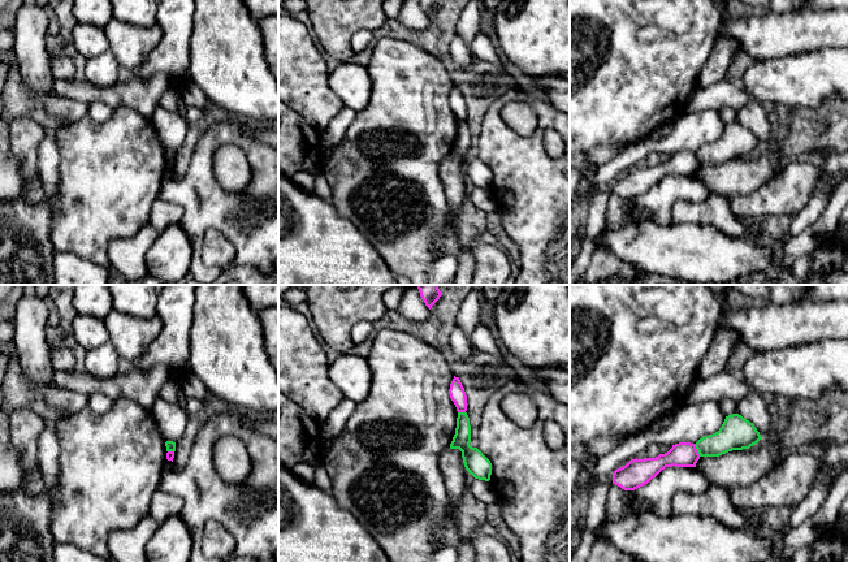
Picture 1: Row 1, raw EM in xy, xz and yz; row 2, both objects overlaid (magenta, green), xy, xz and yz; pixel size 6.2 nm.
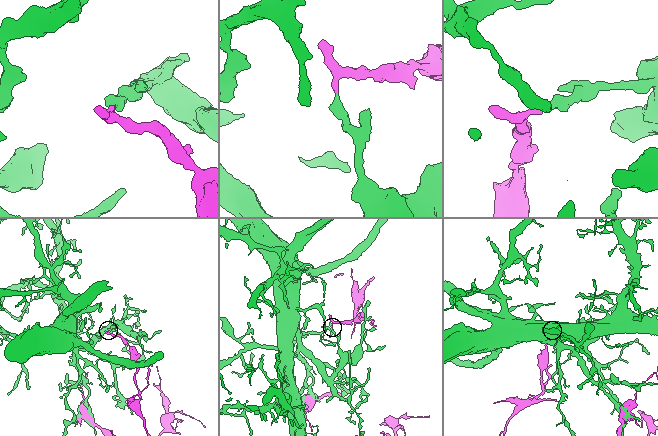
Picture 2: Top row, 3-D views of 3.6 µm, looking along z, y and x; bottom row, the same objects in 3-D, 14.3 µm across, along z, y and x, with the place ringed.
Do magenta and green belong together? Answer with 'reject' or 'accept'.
reject

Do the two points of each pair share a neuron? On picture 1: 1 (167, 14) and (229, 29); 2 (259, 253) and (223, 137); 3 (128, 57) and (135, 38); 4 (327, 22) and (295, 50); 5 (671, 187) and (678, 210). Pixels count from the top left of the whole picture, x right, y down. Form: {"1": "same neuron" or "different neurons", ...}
{"1": "different neurons", "2": "same neuron", "3": "same neuron", "4": "different neurons", "5": "different neurons"}

